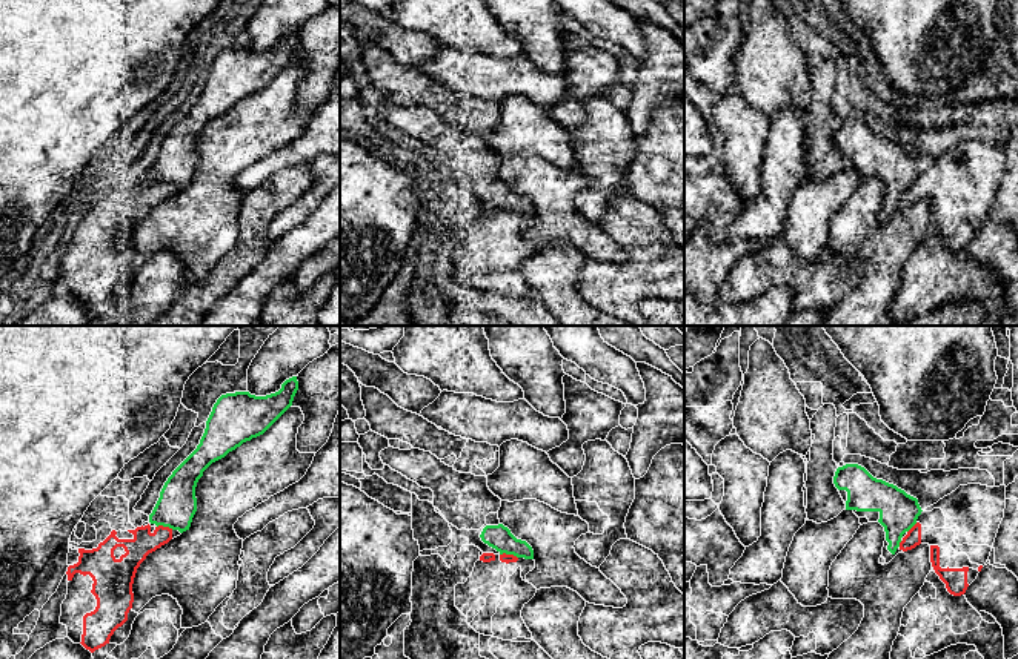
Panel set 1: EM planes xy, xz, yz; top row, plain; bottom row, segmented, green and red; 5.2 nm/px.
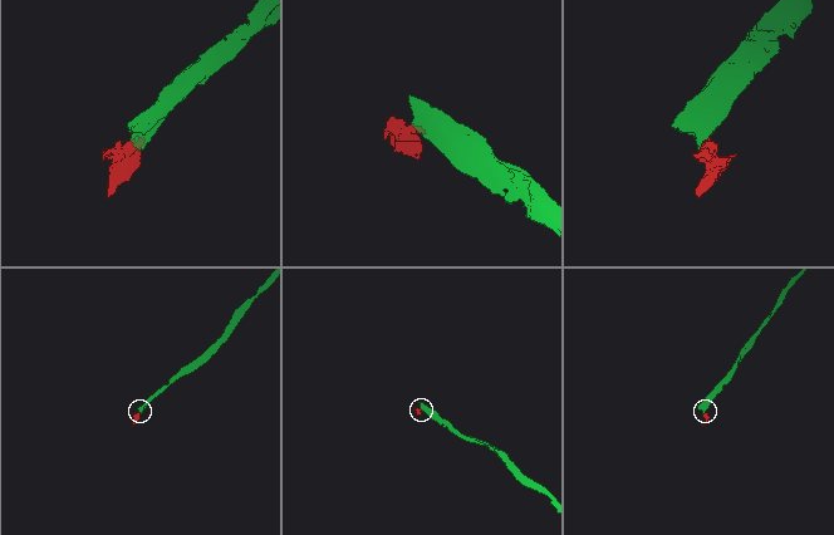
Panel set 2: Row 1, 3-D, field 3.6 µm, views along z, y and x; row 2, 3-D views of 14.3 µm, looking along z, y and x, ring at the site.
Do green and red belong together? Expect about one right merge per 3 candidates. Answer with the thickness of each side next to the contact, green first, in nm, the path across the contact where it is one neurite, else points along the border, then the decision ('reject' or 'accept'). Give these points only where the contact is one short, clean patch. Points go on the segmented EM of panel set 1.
200 nm thick on the green side, 120 nm on the other; border along xy (157, 526), (172, 529); reject

